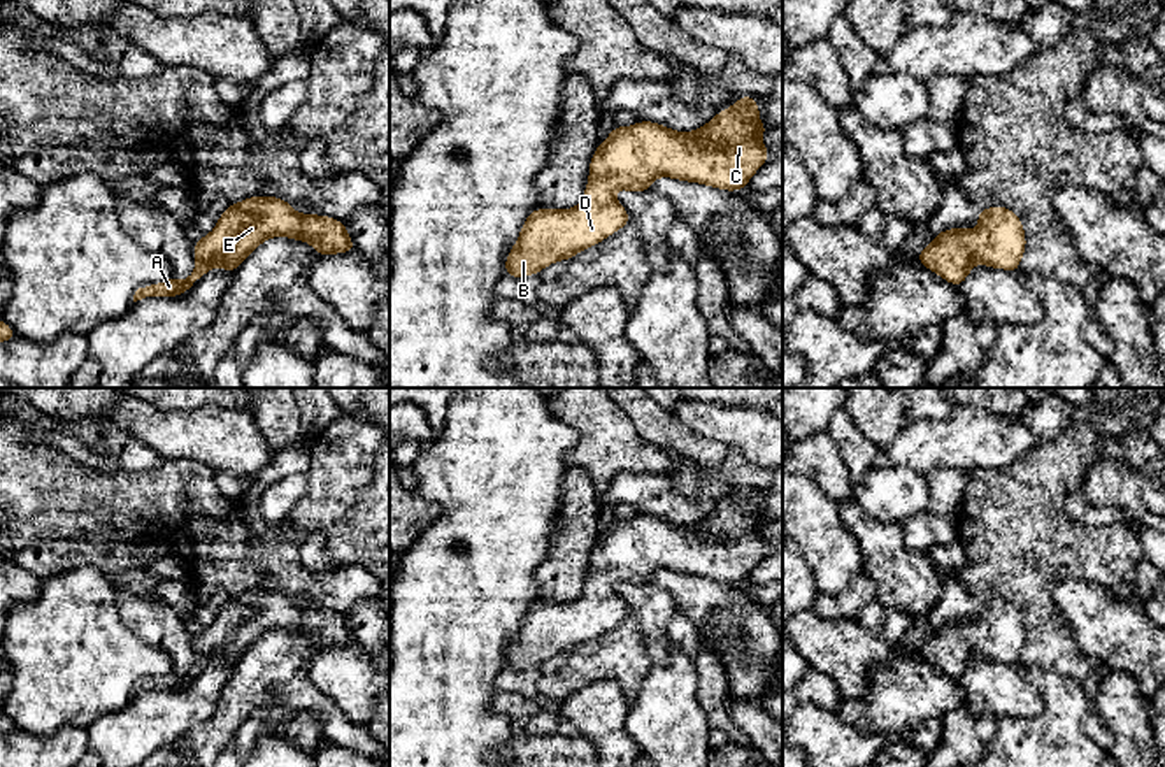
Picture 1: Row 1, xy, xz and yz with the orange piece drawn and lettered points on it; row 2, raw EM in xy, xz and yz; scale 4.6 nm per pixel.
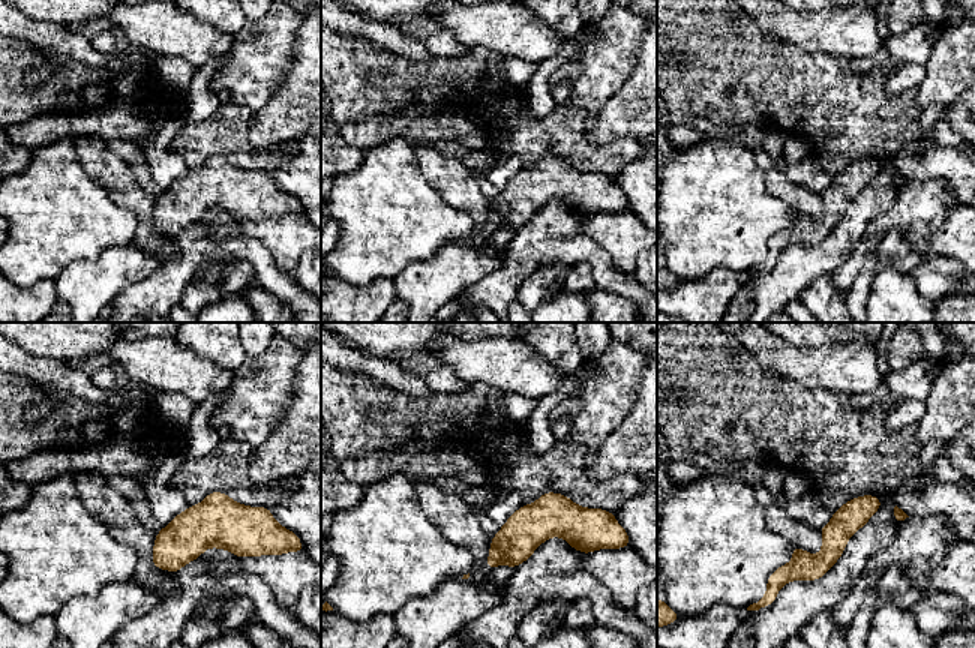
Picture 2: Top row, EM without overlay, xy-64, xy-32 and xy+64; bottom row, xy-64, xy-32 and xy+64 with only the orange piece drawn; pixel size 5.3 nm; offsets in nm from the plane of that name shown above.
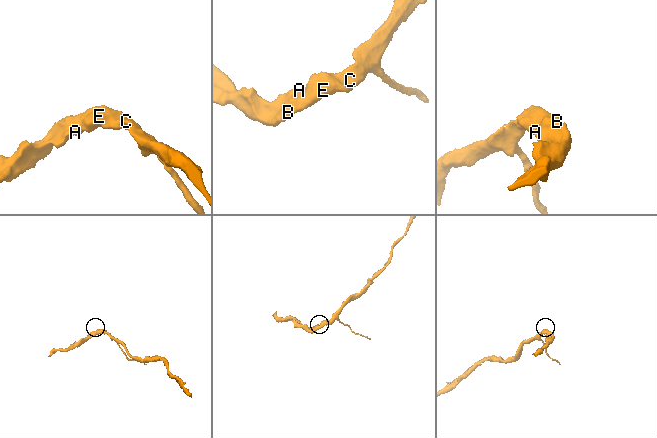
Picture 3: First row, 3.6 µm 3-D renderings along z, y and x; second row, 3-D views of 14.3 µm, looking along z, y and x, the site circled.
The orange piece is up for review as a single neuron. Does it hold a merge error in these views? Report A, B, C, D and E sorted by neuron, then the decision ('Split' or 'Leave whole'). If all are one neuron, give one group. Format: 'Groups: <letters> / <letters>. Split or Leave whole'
Groups: A B C D E. Leave whole

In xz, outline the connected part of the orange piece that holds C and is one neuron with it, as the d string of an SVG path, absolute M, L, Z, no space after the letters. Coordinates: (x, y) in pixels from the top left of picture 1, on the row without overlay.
M744 488L693 525L675 525L653 514L614 520L590 553L590 574L582 593L572 602L533 602L505 651L505 669L528 670L539 667L554 655L572 653L579 644L600 637L628 618L630 607L616 593L616 583L642 586L658 570L698 576L725 584L744 583L768 553L768 544L761 534L768 520L758 513L760 507L756 491Z

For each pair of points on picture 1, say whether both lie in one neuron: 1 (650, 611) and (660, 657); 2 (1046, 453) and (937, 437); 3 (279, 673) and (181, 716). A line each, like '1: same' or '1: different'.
1: same
2: different
3: different

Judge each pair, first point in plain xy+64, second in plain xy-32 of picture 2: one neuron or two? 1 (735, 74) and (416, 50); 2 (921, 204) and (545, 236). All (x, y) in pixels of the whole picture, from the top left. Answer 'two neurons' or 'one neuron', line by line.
1: two neurons
2: one neuron

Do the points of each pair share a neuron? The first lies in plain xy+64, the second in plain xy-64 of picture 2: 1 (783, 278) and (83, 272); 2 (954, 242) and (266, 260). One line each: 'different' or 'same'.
1: same
2: different

